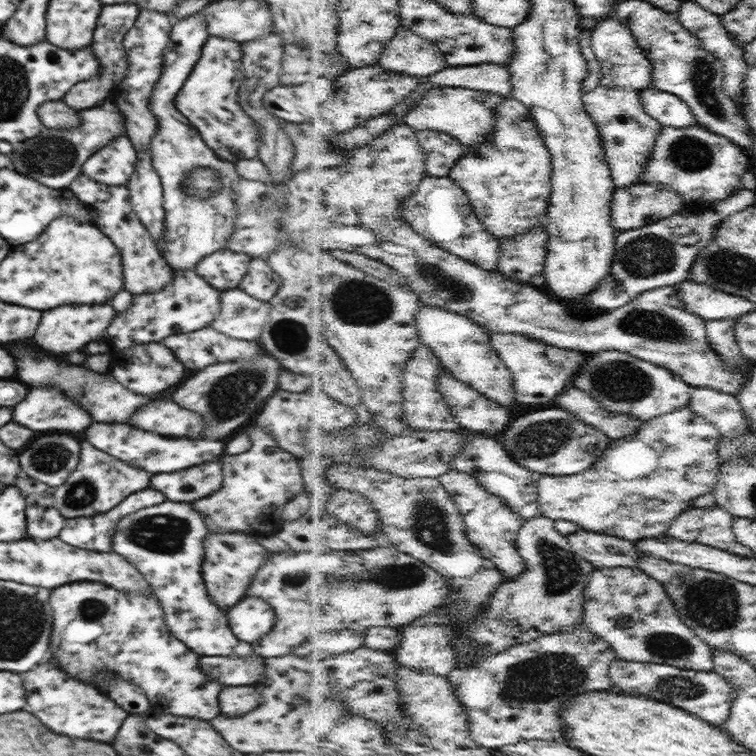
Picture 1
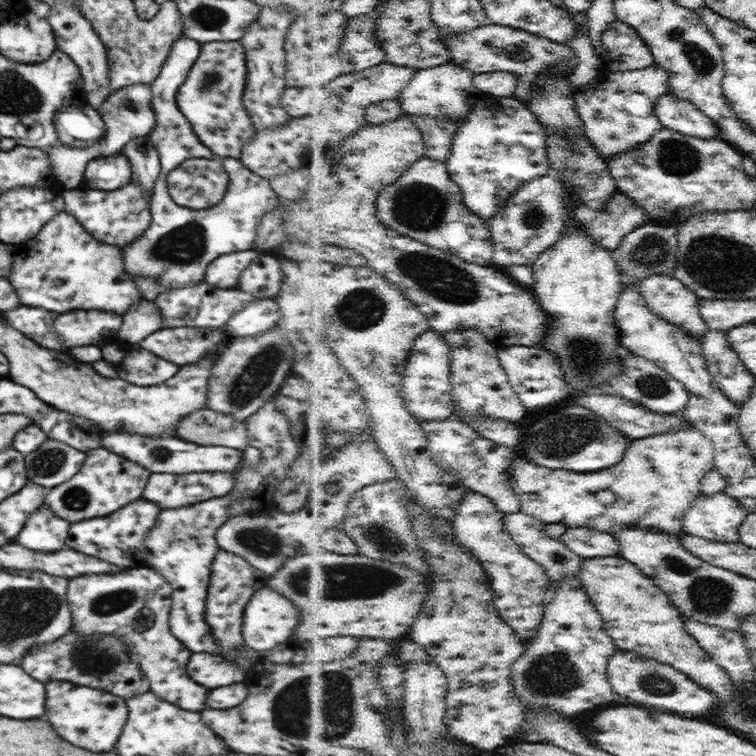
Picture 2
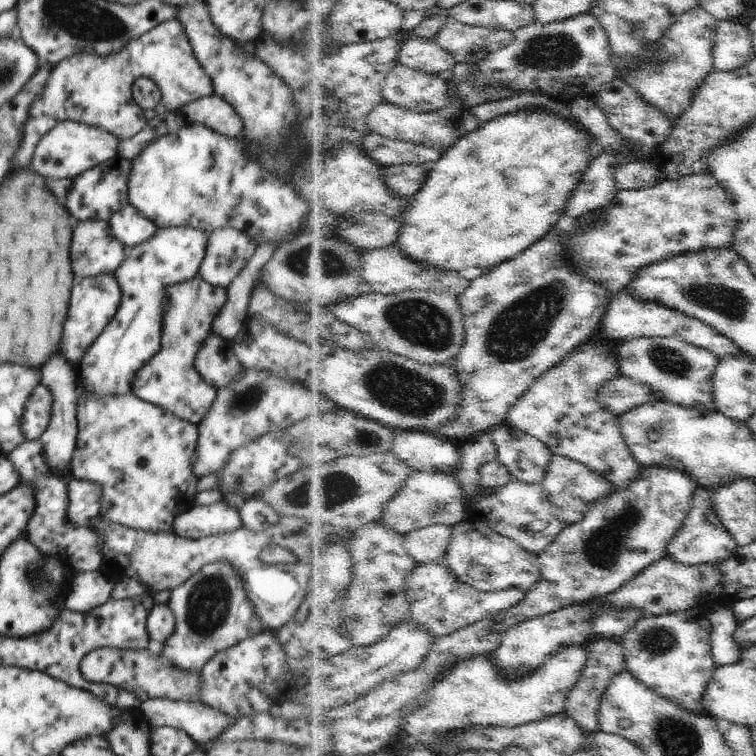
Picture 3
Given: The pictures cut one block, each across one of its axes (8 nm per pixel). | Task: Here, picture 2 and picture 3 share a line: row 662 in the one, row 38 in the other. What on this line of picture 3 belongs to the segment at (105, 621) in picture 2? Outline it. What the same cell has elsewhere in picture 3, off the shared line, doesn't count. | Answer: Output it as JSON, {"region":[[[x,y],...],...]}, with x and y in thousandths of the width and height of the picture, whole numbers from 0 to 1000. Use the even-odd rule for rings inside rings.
{"region":[[[228,25],[173,53],[151,74],[97,71],[70,86],[57,123],[41,138],[32,168],[29,196],[19,217],[37,220],[48,188],[82,160],[106,160],[147,175],[159,185],[183,177],[192,164],[212,149],[241,146],[254,134],[283,124],[276,99],[261,81],[239,29]],[[193,102],[213,119],[213,134],[204,144],[188,144],[175,130],[180,103]]]}

